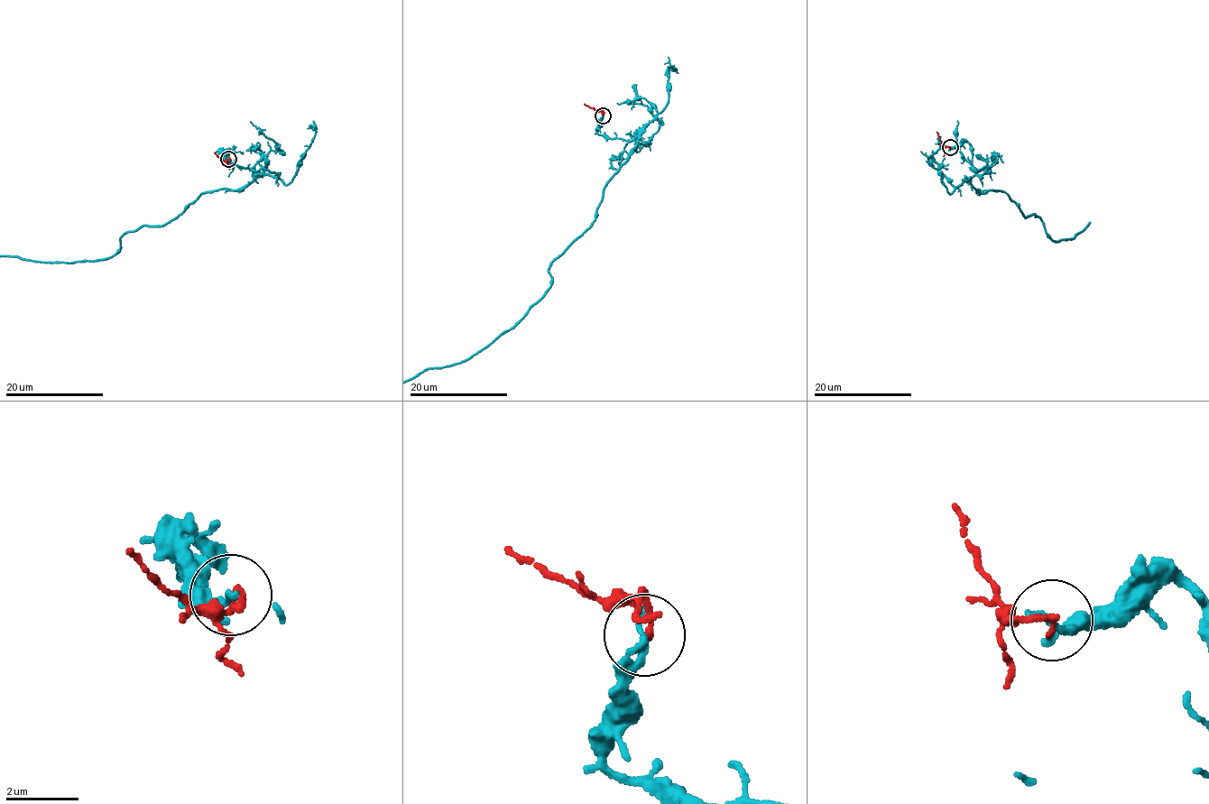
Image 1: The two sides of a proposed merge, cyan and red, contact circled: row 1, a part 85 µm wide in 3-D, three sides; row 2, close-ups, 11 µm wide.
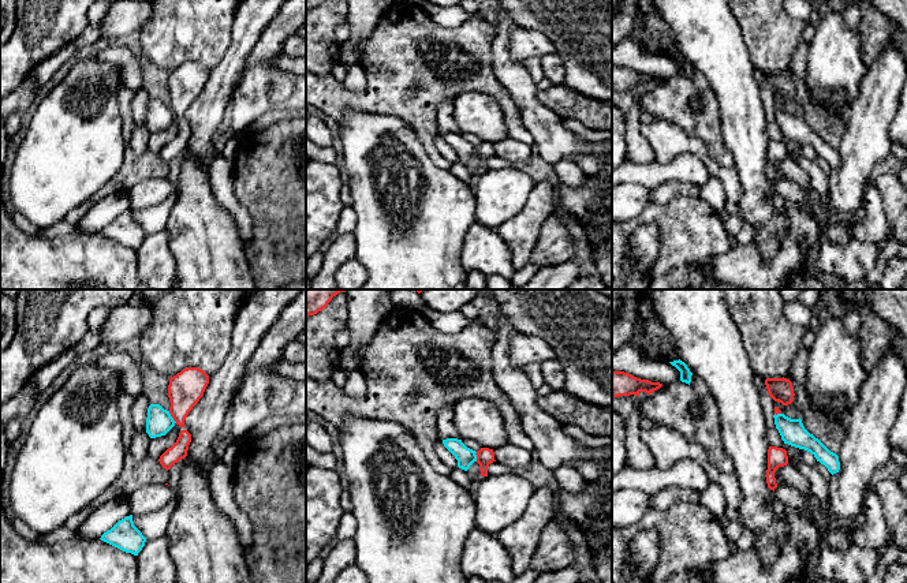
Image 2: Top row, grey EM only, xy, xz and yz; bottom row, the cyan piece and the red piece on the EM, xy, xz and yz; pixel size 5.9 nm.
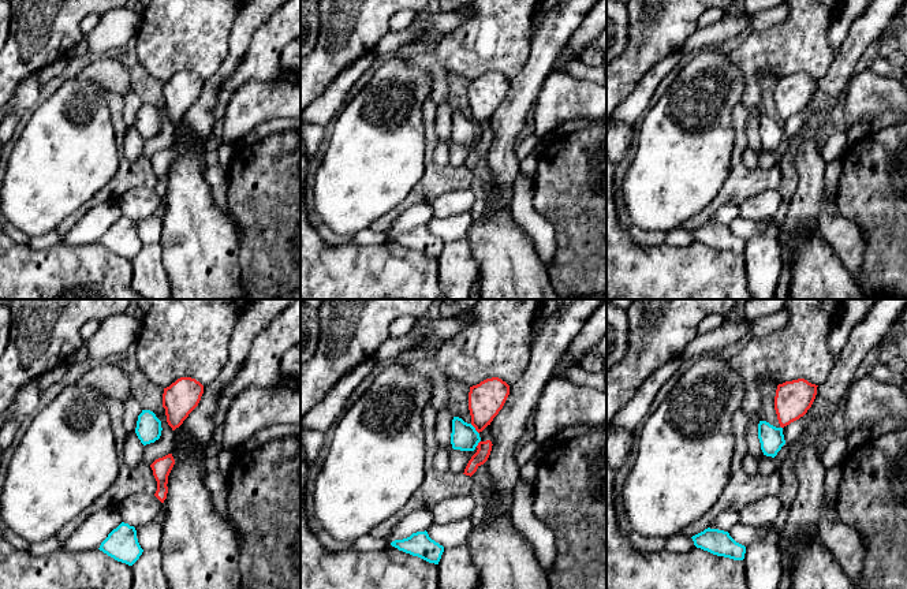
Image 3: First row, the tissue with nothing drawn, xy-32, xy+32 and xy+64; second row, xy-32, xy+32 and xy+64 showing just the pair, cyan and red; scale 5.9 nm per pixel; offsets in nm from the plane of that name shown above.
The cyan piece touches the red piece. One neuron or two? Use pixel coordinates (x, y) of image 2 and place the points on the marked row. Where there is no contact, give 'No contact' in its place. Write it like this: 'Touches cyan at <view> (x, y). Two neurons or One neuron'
Touches cyan at xy (171, 417). Two neurons

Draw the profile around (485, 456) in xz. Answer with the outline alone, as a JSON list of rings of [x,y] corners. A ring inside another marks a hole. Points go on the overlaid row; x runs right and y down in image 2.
[[[481,448],[477,451],[477,463],[479,464],[481,477],[488,477],[488,467],[494,460],[494,452],[489,448]]]

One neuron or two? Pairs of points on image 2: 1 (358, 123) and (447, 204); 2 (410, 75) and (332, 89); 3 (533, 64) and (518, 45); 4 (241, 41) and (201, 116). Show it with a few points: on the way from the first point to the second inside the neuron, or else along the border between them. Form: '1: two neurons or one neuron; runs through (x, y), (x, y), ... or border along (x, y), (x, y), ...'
1: one neuron; runs through (366, 168), (387, 243), (402, 242)
2: one neuron; runs through (391, 83), (374, 100), (351, 100)
3: two neurons; border along (540, 58), (530, 56), (523, 62)
4: one neuron; runs through (234, 60), (215, 97)

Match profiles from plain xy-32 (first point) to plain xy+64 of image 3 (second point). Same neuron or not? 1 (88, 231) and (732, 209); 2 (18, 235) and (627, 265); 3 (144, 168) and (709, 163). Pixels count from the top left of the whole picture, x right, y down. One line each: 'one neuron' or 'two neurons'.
1: one neuron
2: two neurons
3: two neurons

